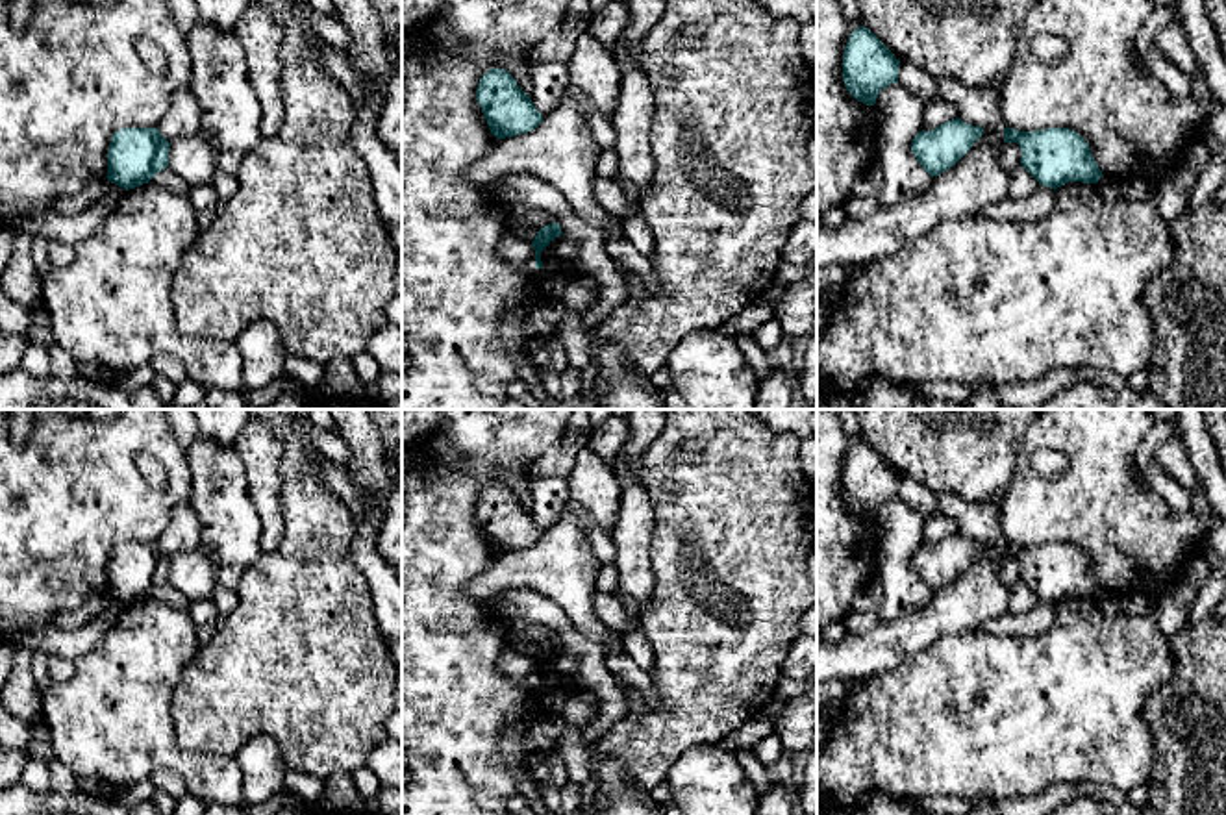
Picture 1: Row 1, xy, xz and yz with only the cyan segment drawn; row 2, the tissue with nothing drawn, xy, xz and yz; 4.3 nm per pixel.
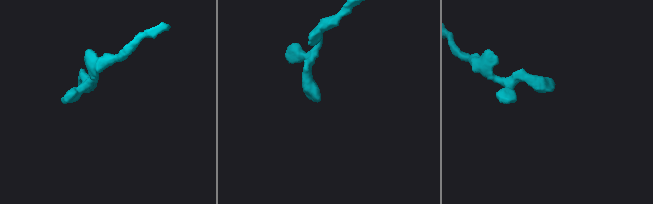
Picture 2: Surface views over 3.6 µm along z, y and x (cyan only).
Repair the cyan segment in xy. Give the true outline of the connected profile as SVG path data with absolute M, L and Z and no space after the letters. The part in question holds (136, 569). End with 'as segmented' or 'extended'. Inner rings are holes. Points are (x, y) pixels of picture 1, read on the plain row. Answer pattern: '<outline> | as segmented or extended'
M122 543L107 565L107 595L122 604L148 598L169 582L170 558L157 543Z | as segmented

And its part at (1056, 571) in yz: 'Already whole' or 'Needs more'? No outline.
Already whole

